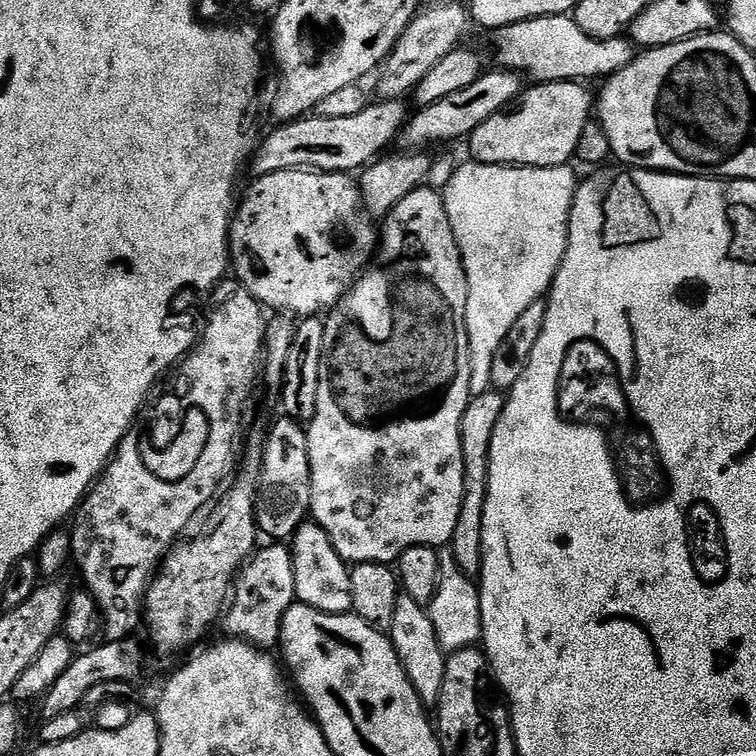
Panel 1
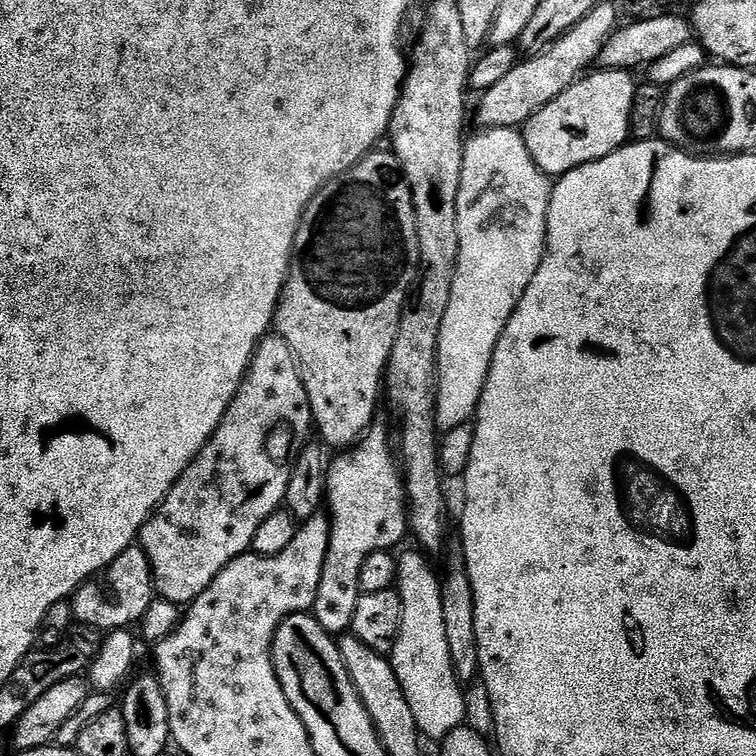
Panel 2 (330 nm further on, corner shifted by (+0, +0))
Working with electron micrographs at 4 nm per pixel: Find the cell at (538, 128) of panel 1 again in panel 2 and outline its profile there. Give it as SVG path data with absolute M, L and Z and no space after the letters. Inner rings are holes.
M596 70L576 81L554 102L542 106L522 126L530 158L550 178L606 158L630 140L630 106L634 106L637 81L632 72Z

